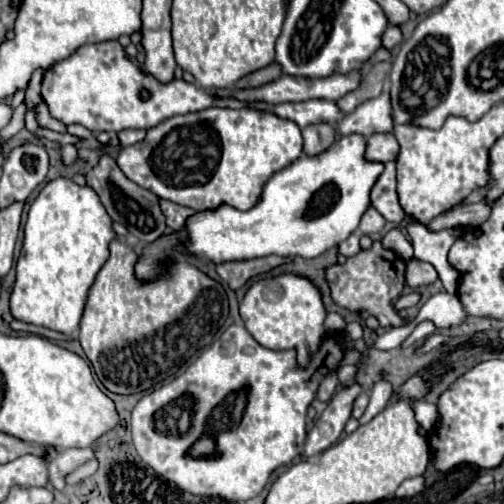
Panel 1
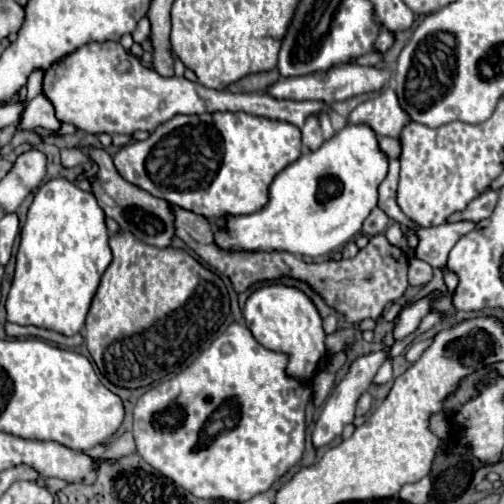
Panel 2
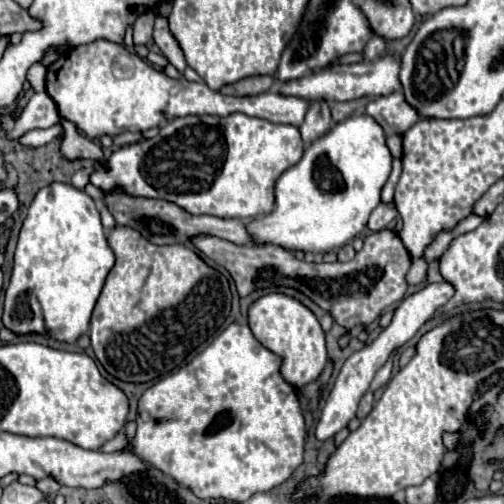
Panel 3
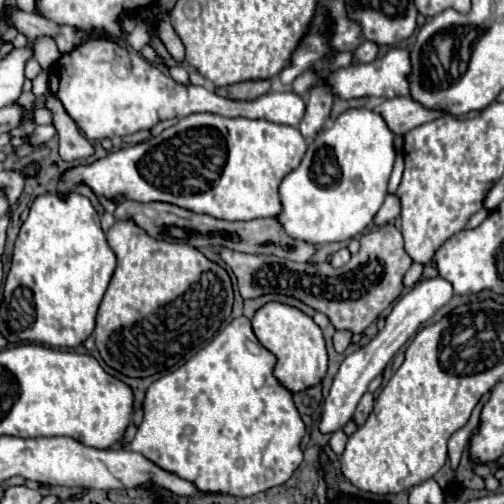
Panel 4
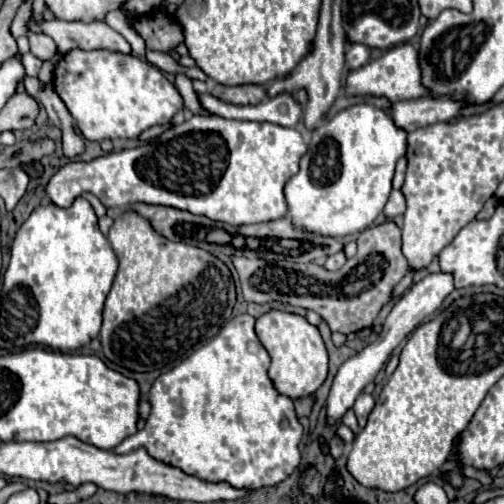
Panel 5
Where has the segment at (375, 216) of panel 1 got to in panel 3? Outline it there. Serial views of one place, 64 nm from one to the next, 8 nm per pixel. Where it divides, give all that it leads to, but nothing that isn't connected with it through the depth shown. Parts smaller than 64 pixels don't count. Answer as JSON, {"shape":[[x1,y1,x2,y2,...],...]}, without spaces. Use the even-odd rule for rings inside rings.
{"shape":[[394,202,380,204,380,206,372,212,372,216,370,216,370,220,368,220,368,228,370,228,372,232,384,230,384,228,388,228,388,226,394,224,396,216,398,216,398,210,396,210,396,204,394,204]]}

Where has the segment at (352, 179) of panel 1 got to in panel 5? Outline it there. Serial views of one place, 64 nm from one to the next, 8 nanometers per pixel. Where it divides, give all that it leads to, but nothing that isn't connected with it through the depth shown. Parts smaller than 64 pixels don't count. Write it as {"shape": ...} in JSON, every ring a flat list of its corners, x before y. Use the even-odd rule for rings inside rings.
{"shape":[[356,104,338,112,326,124,316,126,312,130,310,144,312,146,300,160,300,172,294,174,284,188,288,202,288,216,292,218,294,226,310,232,320,232,324,236,340,236,340,238,366,230,378,218,378,214,384,210,388,202,396,162,400,156,406,154,408,132,396,126,386,110,374,108,370,104]]}

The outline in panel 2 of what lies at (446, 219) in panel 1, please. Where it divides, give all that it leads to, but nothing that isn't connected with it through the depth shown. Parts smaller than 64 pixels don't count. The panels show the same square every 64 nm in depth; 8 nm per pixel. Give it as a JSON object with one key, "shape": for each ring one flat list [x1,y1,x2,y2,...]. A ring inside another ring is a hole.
{"shape":[[486,190,476,200,472,200,472,204,468,204,468,208,464,212,458,212,456,216,450,216,450,222,458,222,458,220,480,222,480,220,484,220,492,214,496,202,498,202,498,190]]}

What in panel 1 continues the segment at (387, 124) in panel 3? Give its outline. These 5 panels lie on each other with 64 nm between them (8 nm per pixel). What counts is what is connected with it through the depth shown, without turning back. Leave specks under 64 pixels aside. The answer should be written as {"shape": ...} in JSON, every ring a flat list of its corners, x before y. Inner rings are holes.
{"shape":[[384,90,378,98,372,98,360,104,354,112,346,114,336,136,346,136,348,132,364,132,364,136,394,132,394,110,390,92]]}

